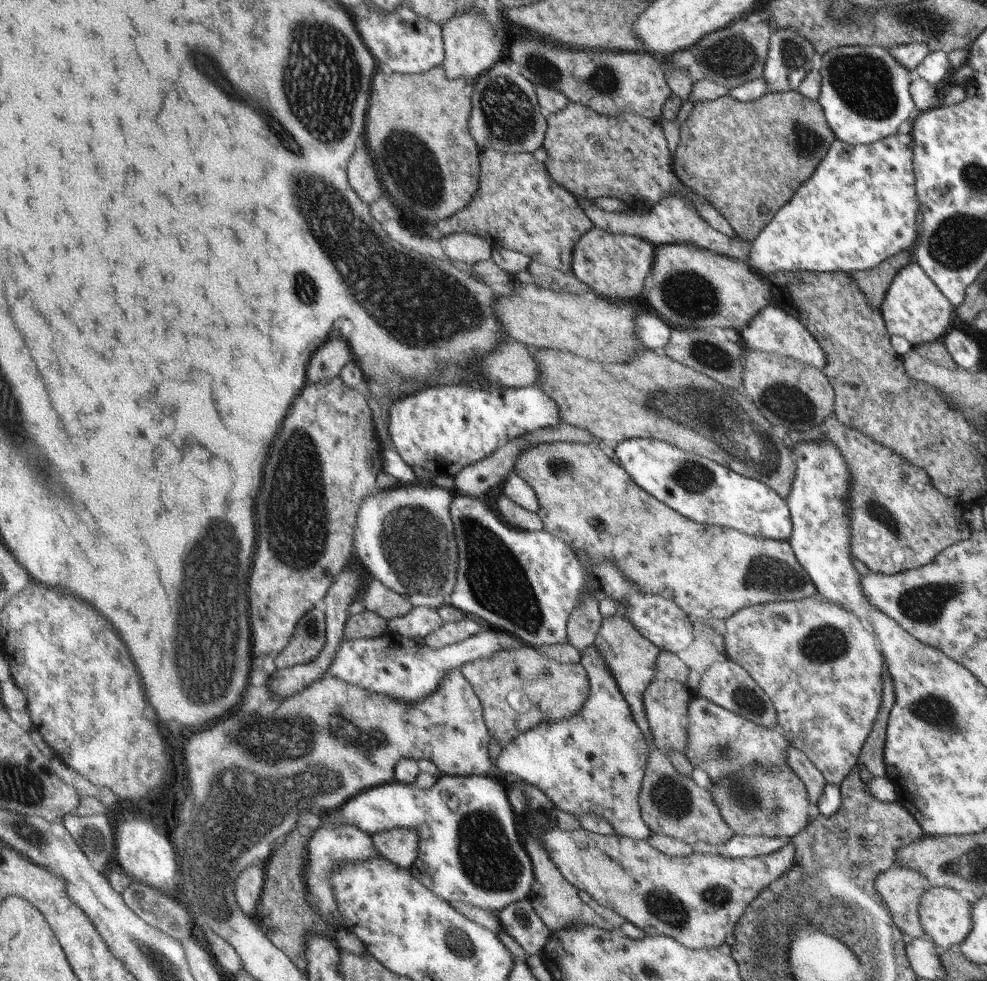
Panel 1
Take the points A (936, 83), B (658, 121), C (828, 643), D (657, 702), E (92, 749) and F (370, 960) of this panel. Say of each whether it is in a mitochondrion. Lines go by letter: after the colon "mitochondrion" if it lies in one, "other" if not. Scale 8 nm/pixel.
A: other
B: other
C: mitochondrion
D: other
E: other
F: other

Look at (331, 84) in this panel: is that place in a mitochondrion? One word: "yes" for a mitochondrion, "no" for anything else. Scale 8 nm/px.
yes

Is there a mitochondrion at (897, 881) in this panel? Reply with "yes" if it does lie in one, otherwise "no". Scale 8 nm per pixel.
no

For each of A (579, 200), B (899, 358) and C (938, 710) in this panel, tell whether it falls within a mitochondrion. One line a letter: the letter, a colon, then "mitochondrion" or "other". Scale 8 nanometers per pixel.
A: other
B: other
C: mitochondrion

